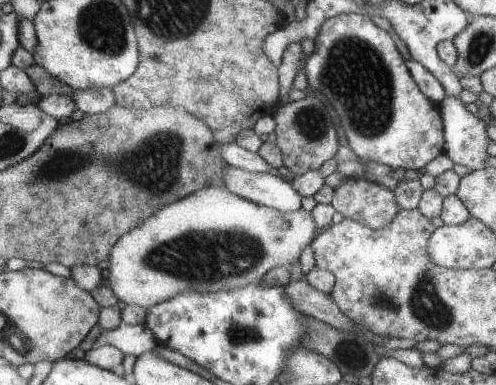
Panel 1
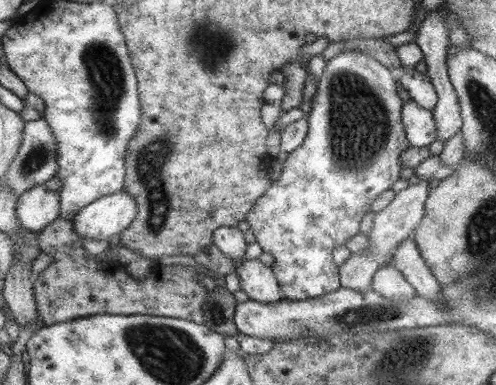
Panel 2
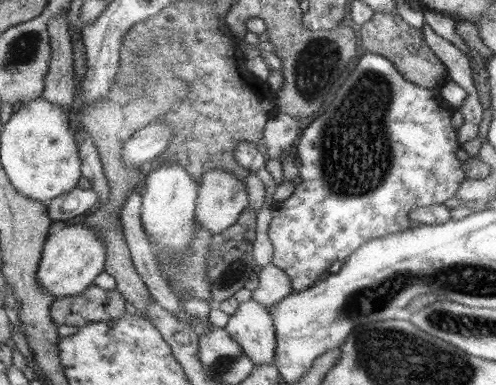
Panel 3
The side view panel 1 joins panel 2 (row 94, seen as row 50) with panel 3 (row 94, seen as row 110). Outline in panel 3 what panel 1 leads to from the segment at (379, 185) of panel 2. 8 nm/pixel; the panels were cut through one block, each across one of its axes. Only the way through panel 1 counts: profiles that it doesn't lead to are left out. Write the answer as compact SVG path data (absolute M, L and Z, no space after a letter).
M365 52L365 56L357 62L355 70L349 74L349 78L345 80L345 84L337 90L335 94L335 100L327 106L327 110L317 118L313 120L305 130L301 130L301 136L299 140L295 142L295 148L293 148L293 154L299 158L301 166L299 166L299 178L301 178L301 184L295 186L295 192L291 194L291 198L287 198L285 202L277 202L275 206L271 206L271 226L267 230L267 238L271 242L271 248L273 248L273 258L271 258L271 264L277 266L279 270L283 270L289 278L291 278L291 288L293 288L293 294L297 292L303 292L311 286L317 284L317 278L329 270L329 266L339 260L343 262L345 258L349 258L355 250L359 250L363 244L371 242L371 240L377 240L377 238L383 238L387 234L399 234L399 232L407 232L411 230L409 224L409 212L415 210L415 208L431 208L431 206L443 206L447 200L451 200L455 196L455 192L459 190L461 182L465 182L465 174L461 170L461 162L457 160L457 150L459 150L459 140L457 140L457 130L453 130L451 126L451 116L455 114L453 106L445 104L441 100L441 94L437 88L433 90L427 90L423 86L415 86L413 82L407 82L399 68L395 64L391 64L387 58L379 56L379 54L369 54Z

